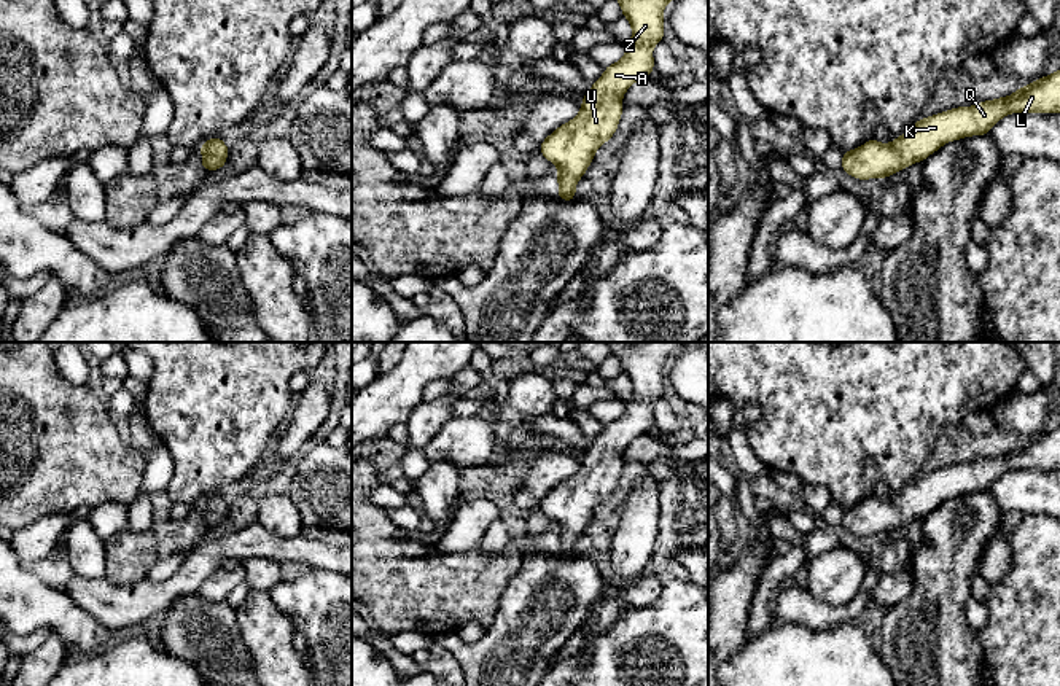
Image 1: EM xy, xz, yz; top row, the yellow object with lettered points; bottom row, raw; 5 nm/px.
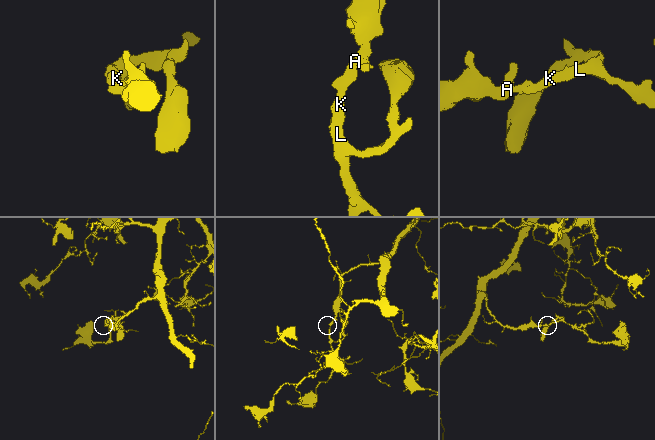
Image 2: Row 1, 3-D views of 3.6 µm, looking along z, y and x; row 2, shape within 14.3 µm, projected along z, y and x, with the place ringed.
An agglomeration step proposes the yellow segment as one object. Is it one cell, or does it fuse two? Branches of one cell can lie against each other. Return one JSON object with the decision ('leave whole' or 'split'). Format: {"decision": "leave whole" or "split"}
{"decision": "leave whole"}

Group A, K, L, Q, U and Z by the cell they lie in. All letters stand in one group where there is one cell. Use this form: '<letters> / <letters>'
A K L Q U Z

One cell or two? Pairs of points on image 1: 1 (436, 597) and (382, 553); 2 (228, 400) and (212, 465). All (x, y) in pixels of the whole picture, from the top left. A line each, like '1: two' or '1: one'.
1: one
2: one

